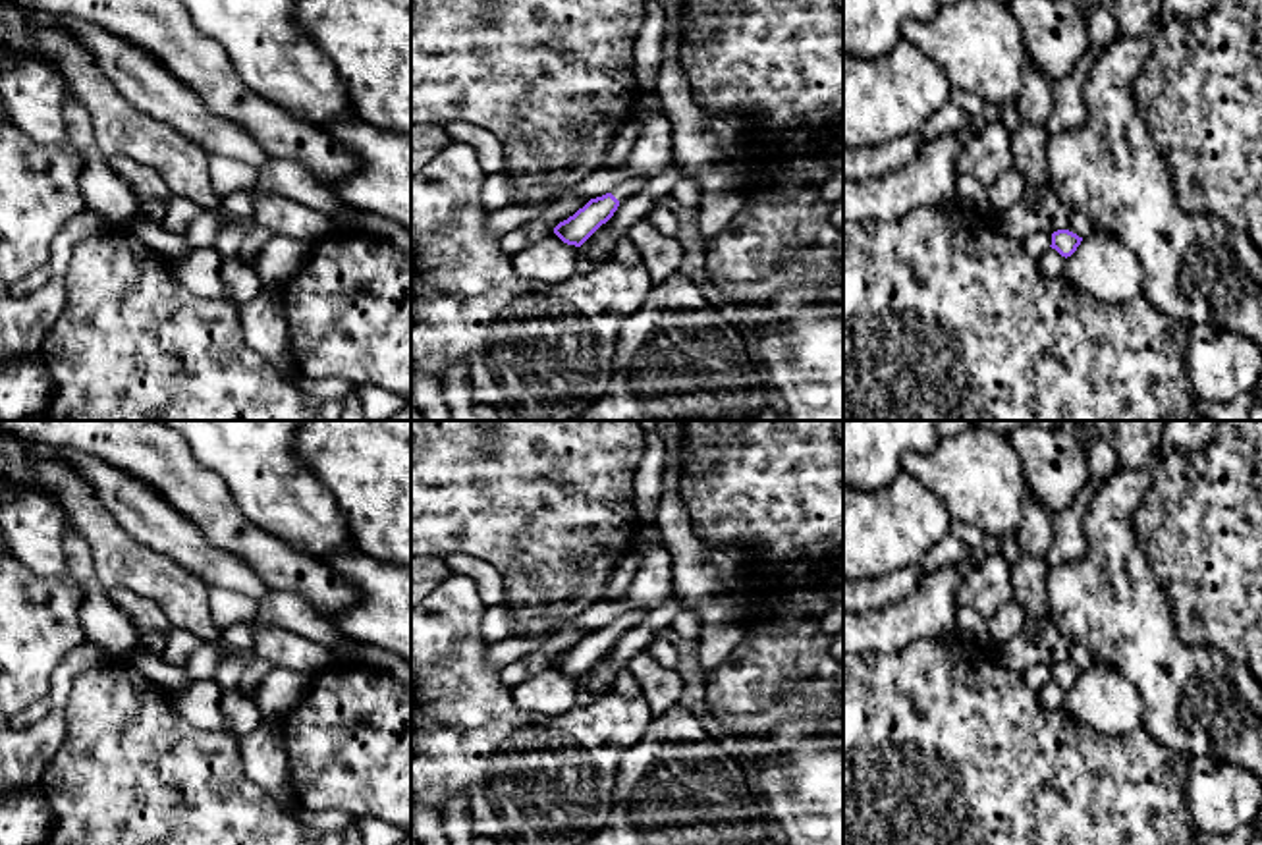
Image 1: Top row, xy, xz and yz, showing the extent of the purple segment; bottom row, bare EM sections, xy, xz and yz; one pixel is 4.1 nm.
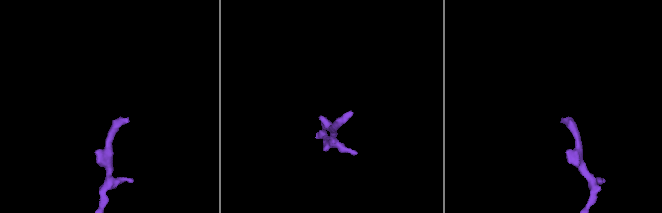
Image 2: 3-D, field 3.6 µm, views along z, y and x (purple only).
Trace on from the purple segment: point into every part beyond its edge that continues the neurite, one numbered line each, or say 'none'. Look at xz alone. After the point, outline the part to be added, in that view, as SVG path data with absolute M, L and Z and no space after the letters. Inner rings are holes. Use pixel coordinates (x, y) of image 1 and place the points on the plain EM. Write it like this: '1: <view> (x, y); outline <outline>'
1: xz (631, 618); outline M635 608L629 610L625 613L621 613L617 619L614 619L612 627L623 635L629 629L637 627L645 617L646 617L648 610L646 608Z

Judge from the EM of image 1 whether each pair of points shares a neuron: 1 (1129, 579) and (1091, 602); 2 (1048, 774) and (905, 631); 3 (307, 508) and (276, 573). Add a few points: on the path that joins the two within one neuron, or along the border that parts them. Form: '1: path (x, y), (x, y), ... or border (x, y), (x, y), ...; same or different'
1: path (1120, 589), (1108, 600), (1100, 600); same
2: border (954, 631), (915, 639), (894, 653), (873, 654); different
3: border (251, 521), (325, 564); different

